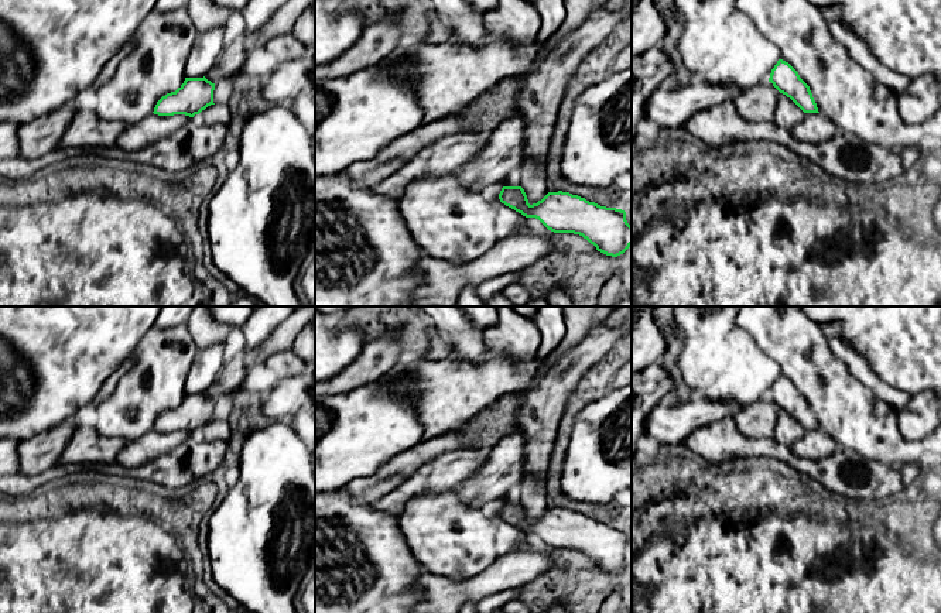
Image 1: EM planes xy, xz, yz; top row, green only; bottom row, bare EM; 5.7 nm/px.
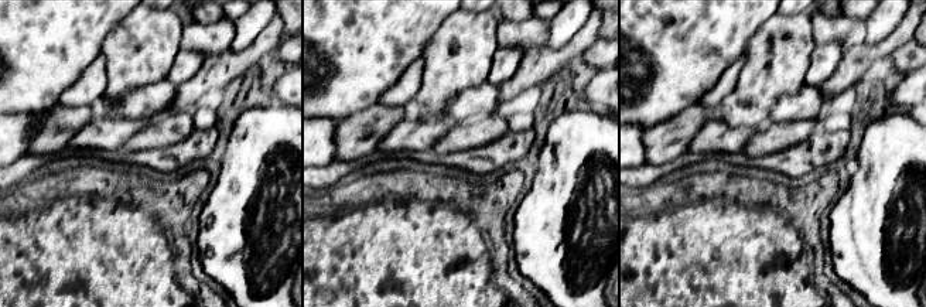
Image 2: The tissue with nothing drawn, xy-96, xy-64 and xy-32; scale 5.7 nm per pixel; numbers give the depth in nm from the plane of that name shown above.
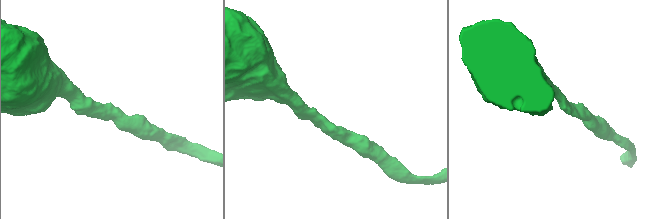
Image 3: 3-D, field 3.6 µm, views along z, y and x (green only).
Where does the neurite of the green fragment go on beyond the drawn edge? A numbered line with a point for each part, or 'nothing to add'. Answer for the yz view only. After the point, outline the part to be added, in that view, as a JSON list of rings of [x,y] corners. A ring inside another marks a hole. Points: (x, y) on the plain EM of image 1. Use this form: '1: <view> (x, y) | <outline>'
nothing to add

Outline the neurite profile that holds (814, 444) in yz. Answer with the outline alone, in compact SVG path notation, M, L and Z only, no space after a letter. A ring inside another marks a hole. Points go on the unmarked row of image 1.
M805 429L804 435L791 445L791 451L804 459L822 459L832 455L839 445L821 429Z

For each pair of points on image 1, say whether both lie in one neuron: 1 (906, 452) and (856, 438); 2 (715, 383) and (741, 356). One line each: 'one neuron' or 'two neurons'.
1: one neuron
2: one neuron

